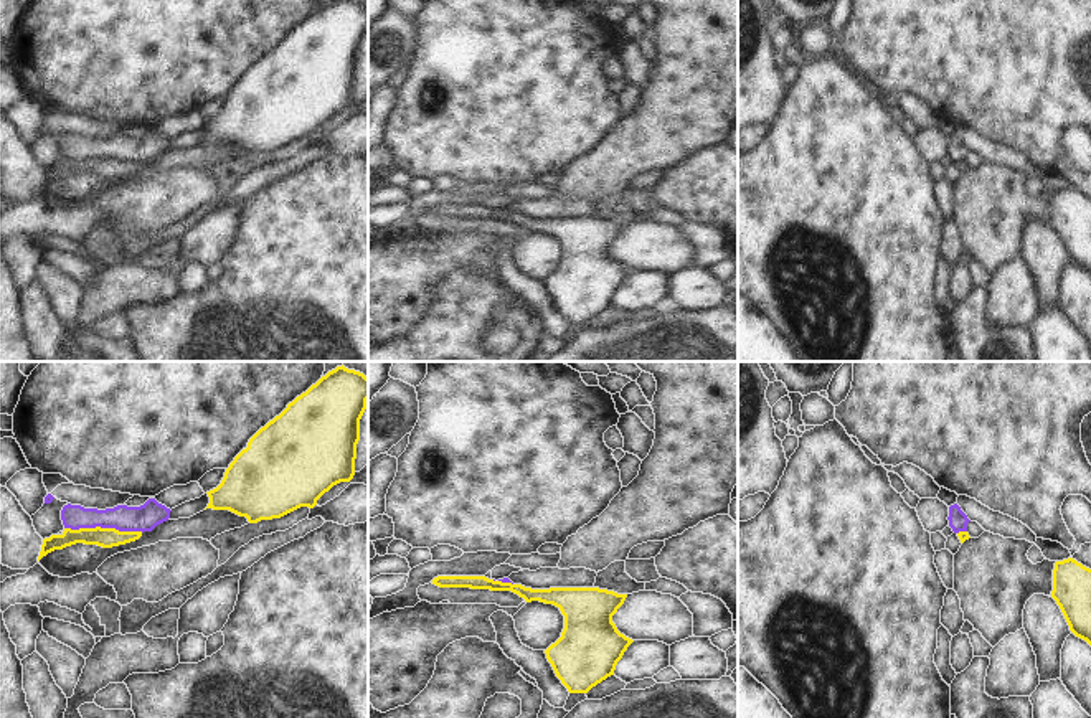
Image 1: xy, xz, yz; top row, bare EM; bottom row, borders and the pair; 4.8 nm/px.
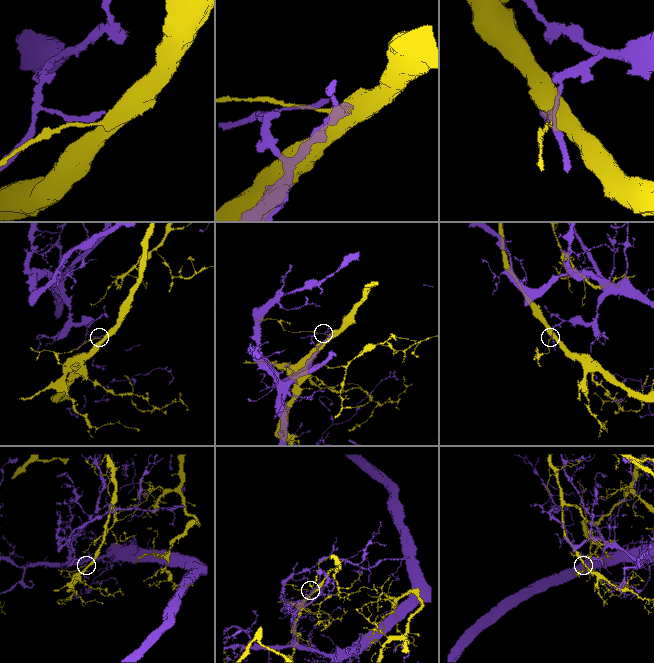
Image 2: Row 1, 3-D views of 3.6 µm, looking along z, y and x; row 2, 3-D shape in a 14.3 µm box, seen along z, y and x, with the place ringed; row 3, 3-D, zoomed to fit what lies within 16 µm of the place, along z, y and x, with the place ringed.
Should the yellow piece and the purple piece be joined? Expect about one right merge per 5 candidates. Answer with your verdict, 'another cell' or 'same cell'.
another cell

